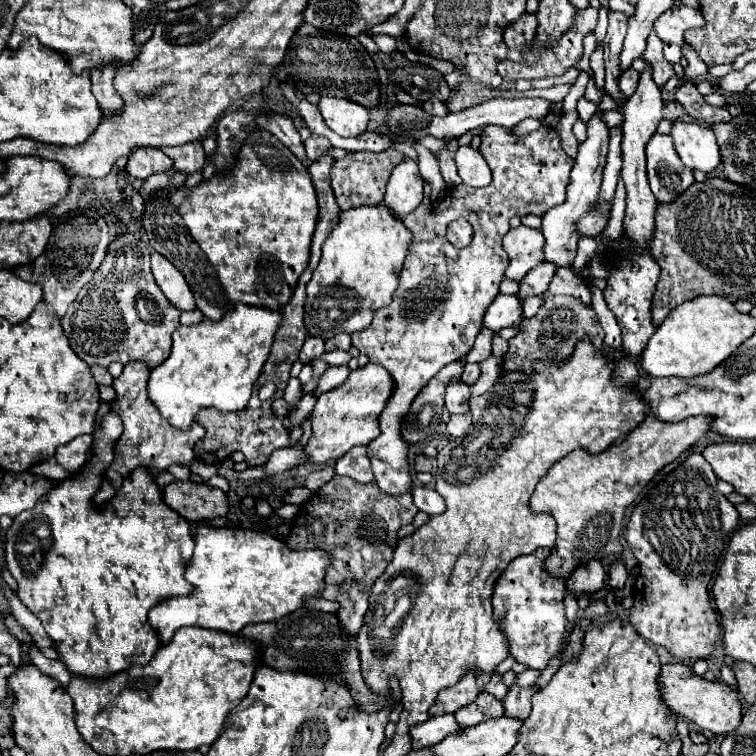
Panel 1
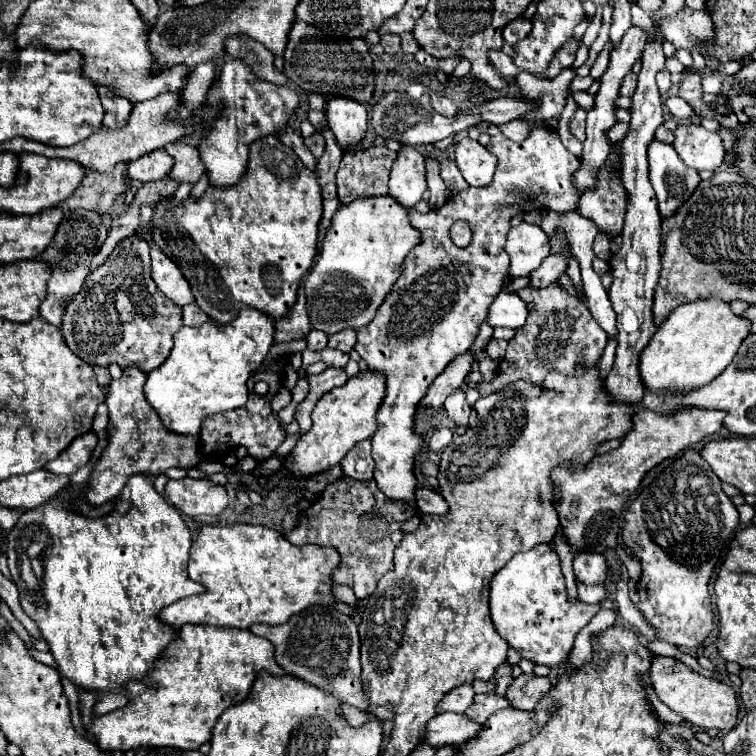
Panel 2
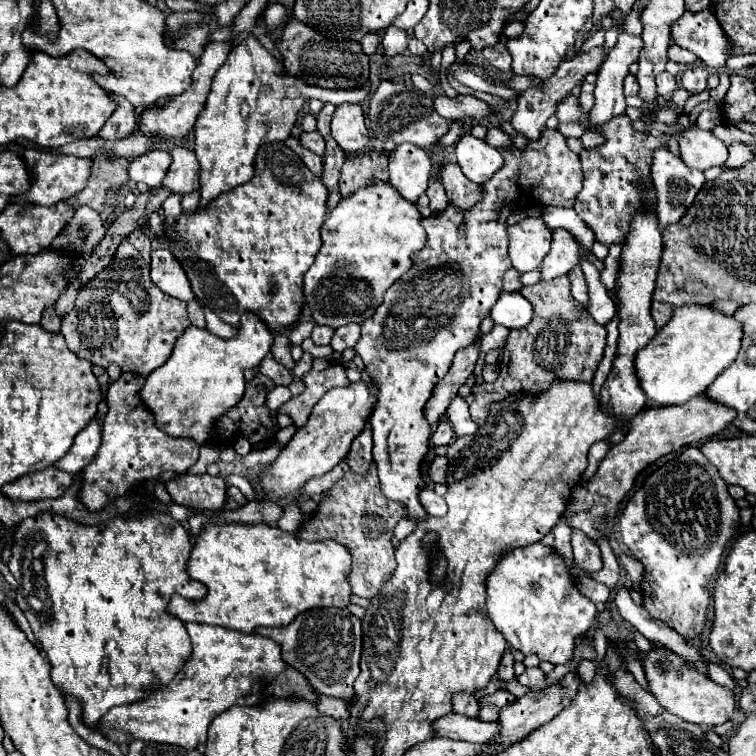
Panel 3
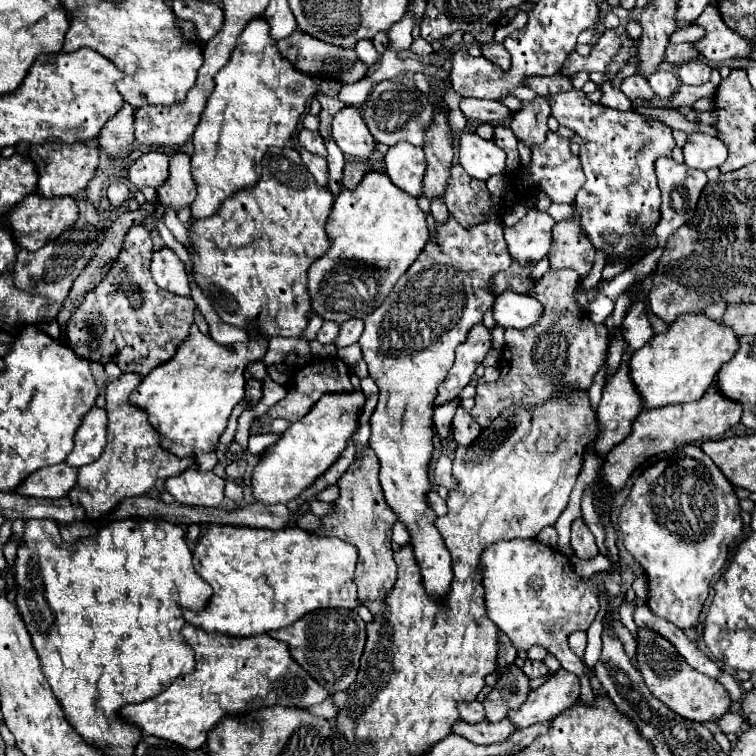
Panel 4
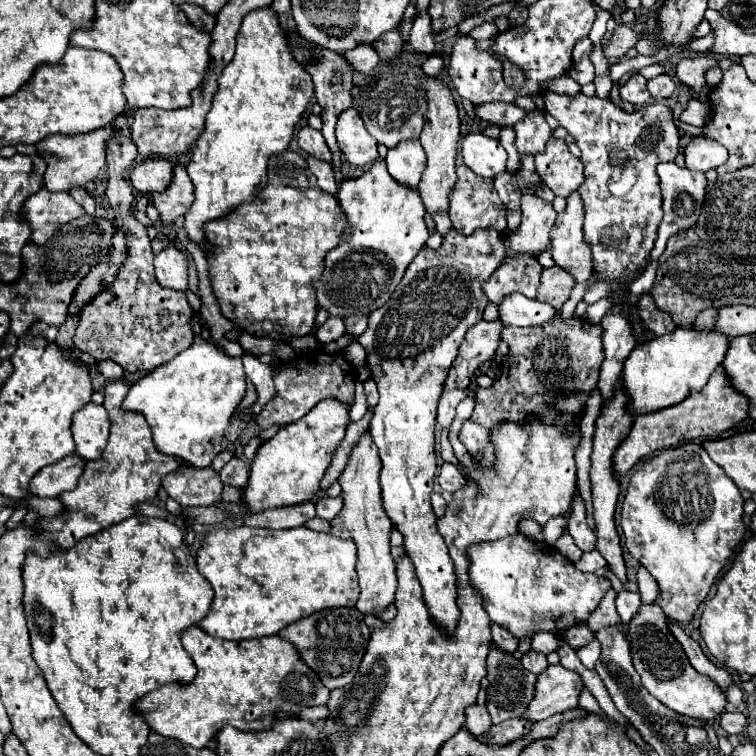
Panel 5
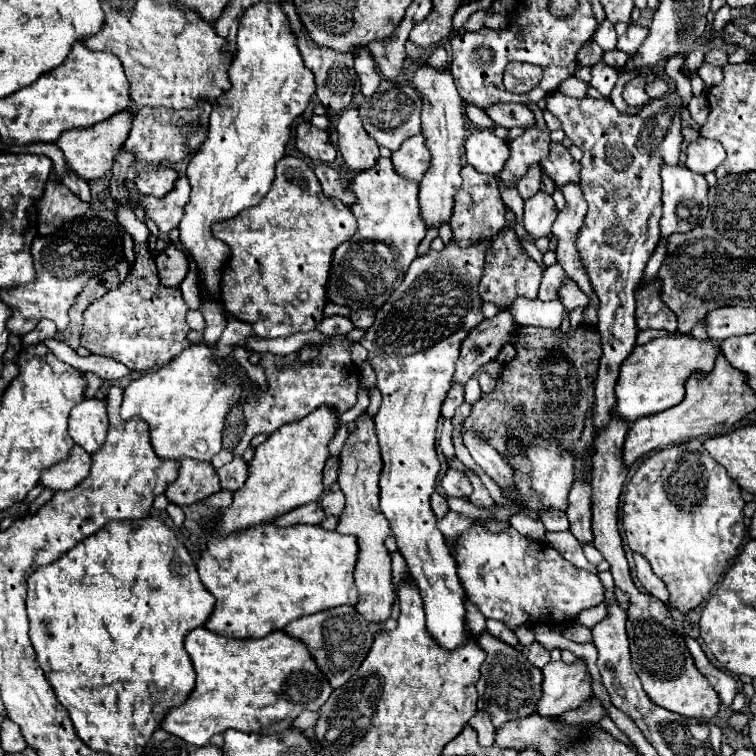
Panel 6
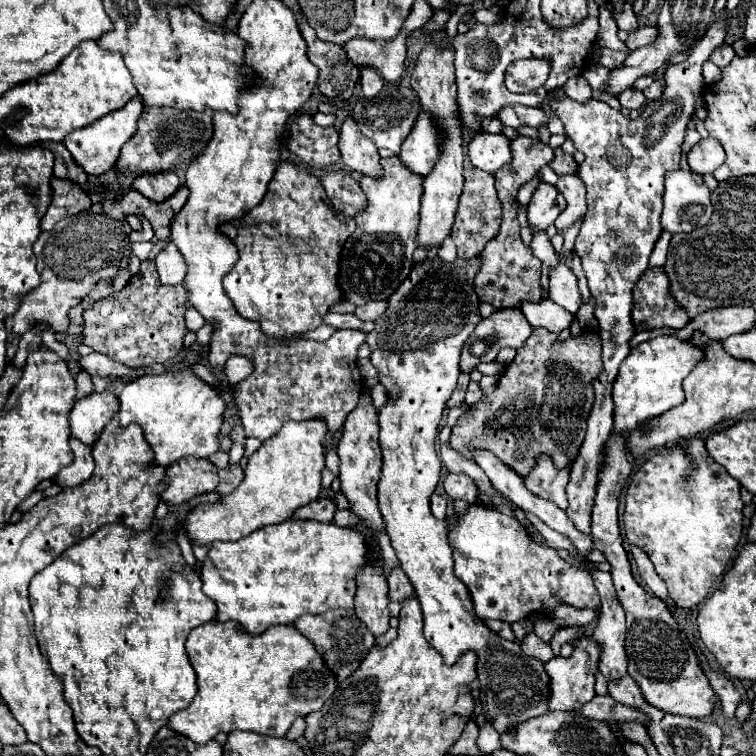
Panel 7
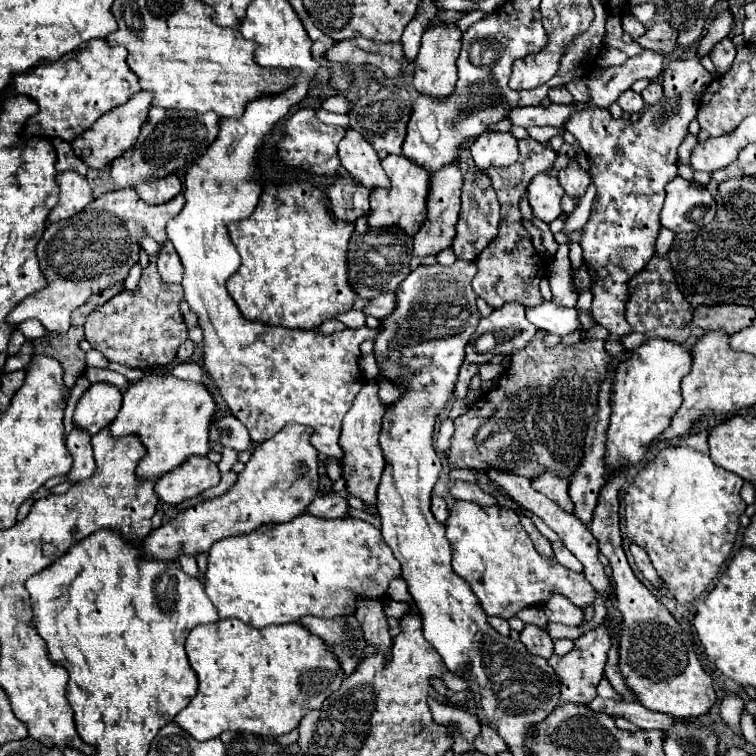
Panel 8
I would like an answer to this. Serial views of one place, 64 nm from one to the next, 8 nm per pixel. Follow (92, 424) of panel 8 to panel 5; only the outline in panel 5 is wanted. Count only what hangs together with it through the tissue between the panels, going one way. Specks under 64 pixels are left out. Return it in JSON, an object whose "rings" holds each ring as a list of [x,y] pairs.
{"rings":[[[88,402],[72,416],[72,434],[76,442],[76,452],[86,460],[96,460],[106,448],[110,420],[102,404]]]}

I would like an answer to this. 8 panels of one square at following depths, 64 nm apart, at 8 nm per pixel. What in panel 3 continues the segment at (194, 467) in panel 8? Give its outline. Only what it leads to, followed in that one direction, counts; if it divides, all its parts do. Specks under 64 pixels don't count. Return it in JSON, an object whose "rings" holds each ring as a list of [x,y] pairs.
{"rings":[[[180,474],[166,484],[168,494],[176,504],[198,508],[198,510],[220,510],[226,500],[226,484],[220,476],[194,476]]]}

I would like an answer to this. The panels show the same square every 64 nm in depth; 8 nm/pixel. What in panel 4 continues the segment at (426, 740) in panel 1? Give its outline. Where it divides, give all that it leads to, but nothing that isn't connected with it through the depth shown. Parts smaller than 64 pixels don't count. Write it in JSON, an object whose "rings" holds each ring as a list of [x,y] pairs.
{"rings":[[[460,720],[460,724],[456,724],[456,728],[452,728],[452,732],[468,738],[474,744],[496,744],[496,742],[508,740],[508,736],[512,736],[516,732],[516,726],[510,724],[508,720],[502,720],[496,724],[492,724],[492,722],[476,724],[476,728],[472,728],[472,724],[464,724]]]}

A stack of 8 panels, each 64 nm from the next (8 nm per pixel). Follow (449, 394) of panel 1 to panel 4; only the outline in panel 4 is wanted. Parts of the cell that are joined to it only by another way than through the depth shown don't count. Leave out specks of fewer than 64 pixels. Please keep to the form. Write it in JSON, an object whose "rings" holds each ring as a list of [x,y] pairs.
{"rings":[[[460,406],[456,408],[456,416],[452,420],[452,428],[454,428],[454,440],[460,446],[470,446],[482,434],[480,424],[476,424],[472,420],[472,416],[464,408],[460,408]]]}

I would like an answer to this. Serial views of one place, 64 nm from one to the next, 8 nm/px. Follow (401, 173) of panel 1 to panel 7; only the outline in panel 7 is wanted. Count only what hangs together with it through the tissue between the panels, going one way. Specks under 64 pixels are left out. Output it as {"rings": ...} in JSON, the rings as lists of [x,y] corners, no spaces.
{"rings":[[[420,110],[412,126],[412,132],[404,140],[402,152],[398,156],[406,168],[410,168],[420,176],[426,176],[440,160],[442,142],[444,142],[444,136],[438,124],[434,122],[434,116],[430,112]]]}

